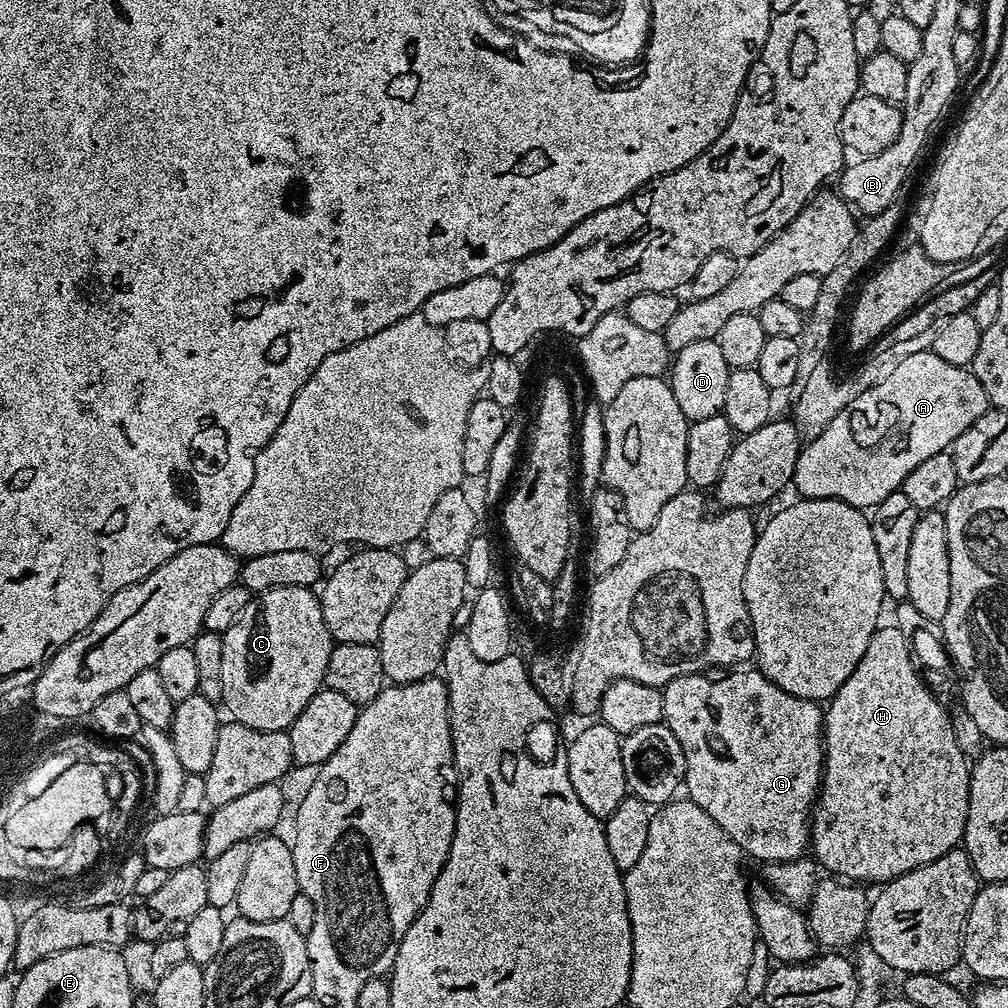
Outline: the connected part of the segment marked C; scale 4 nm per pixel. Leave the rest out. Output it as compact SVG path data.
M269 588L266 592L253 595L249 599L246 610L242 610L240 617L222 633L222 639L224 645L222 646L222 694L220 700L228 707L228 712L232 715L229 717L237 724L245 724L254 730L262 730L263 732L283 732L291 728L293 722L298 718L298 714L310 702L310 698L314 698L314 694L320 691L324 682L326 662L330 662L330 654L334 647L330 630L322 618L317 593L312 588Z

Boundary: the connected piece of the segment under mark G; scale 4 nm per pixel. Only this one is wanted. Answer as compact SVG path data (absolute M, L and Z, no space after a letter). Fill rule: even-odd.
M732 670L721 680L711 680L708 674L693 674L691 676L679 676L664 685L662 691L664 696L663 723L678 738L682 746L682 754L686 758L686 774L684 775L683 787L686 789L687 799L692 800L706 813L722 826L734 840L745 857L760 860L759 862L771 862L774 864L785 864L788 860L798 860L805 855L810 844L810 813L812 805L820 790L820 781L824 770L824 712L821 705L814 700L803 700L794 694L786 694L776 684L772 684L759 670L744 672L748 670Z

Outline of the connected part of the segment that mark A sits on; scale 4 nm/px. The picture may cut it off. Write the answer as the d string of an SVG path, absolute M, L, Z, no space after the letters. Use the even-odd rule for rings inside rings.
M921 350L918 354L910 354L910 358L902 358L902 362L898 362L897 368L886 378L882 378L882 382L878 382L874 386L870 386L870 390L858 394L858 398L854 398L854 402L850 402L850 406L846 406L846 410L842 410L838 414L838 418L834 418L834 422L830 422L830 426L826 426L826 430L822 430L822 434L818 434L818 438L807 441L801 447L800 457L792 475L792 484L800 491L801 497L810 500L840 500L844 504L861 510L875 509L877 504L882 503L891 492L897 491L903 485L904 479L915 468L925 467L929 463L927 460L931 456L938 455L939 452L947 453L958 438L958 434L962 434L962 430L966 430L983 412L989 411L989 408L988 395L982 382L978 382L976 375L967 367L948 364L931 350Z

